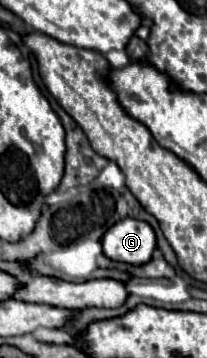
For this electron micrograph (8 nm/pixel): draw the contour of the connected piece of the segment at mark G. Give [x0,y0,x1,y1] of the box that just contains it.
[101,217,155,265]

